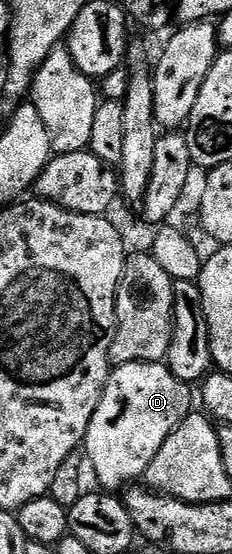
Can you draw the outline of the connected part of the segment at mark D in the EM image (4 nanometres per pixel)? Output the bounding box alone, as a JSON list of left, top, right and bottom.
[83,361,194,491]

